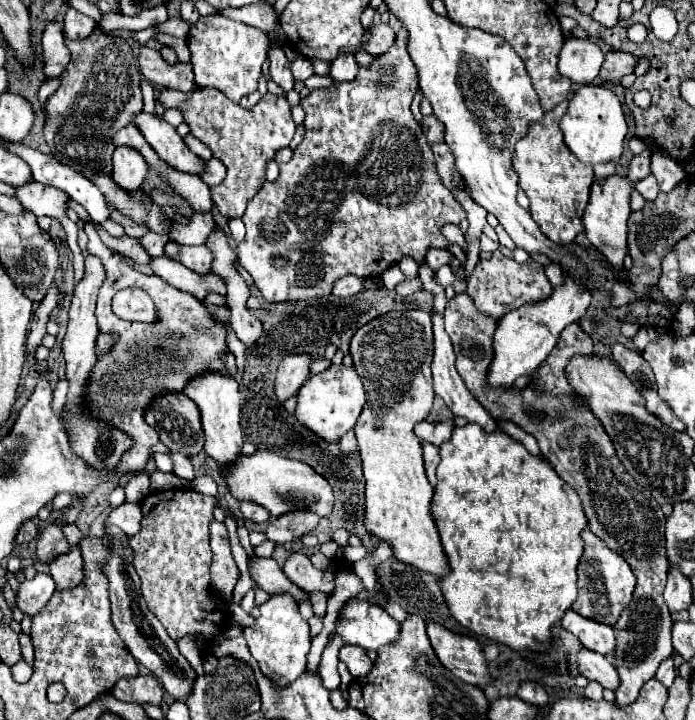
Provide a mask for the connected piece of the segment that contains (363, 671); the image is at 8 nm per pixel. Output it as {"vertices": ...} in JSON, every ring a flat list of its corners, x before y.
{"vertices":[[353,650,353,658,349,660,349,664,353,664,353,666,349,666,351,676,359,678,359,676,367,676,373,662,369,660,369,656,363,650]]}

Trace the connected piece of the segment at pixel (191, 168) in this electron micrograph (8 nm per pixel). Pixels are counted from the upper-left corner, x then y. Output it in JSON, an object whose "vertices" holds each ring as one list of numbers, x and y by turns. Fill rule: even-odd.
{"vertices":[[139,112,133,118,133,124,139,128,143,138,151,144,151,148,173,168,179,168,181,172,195,172,195,174,199,174,205,168,205,162,197,158,193,152,189,152,183,138,163,118,155,114]]}

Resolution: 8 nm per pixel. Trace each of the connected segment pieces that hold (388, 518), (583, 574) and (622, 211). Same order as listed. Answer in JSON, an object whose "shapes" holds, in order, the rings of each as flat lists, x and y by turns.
{"shapes":[[[405,310,405,312,387,312,383,316,377,316,375,320,359,328,359,332,351,338,351,358,367,392,367,404,355,426,359,454,363,458,363,472,367,478,365,528,373,532,377,538,387,540,399,562,411,564,435,576,443,576,447,574,447,560,443,556,443,550,439,548,439,534,435,532,435,522,431,520,429,514,433,488,423,470,421,440,413,432,415,424,423,422,425,416,429,414,435,398,433,380,431,380,431,360,433,360,431,314,423,310]],[[583,528,581,538,585,542,585,550,583,550,583,556,577,566,579,596,573,602,571,610,589,620,613,626,619,620,621,612,631,602,633,588,635,588,635,574,633,574,631,566,617,552,609,550,607,544,599,536,595,536,589,528]],[[611,174,607,178,595,178,591,186,591,198,583,214,585,234,589,242,607,258,607,262,613,266,613,278,621,280,621,268,623,258,627,254,627,218,631,214,629,198,633,192,633,184,627,174]]]}

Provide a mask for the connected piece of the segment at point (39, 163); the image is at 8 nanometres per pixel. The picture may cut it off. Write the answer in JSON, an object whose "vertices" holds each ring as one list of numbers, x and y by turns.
{"vertices":[[5,142,5,148,27,160,27,164,33,168,33,180,63,188,71,196,71,200,75,200,89,212,93,222,101,224,109,220,109,208,105,200,99,196,99,188,91,188,91,184,87,184,87,180,83,180,83,176,79,176,75,170,61,164,51,154,43,154,21,142]]}

